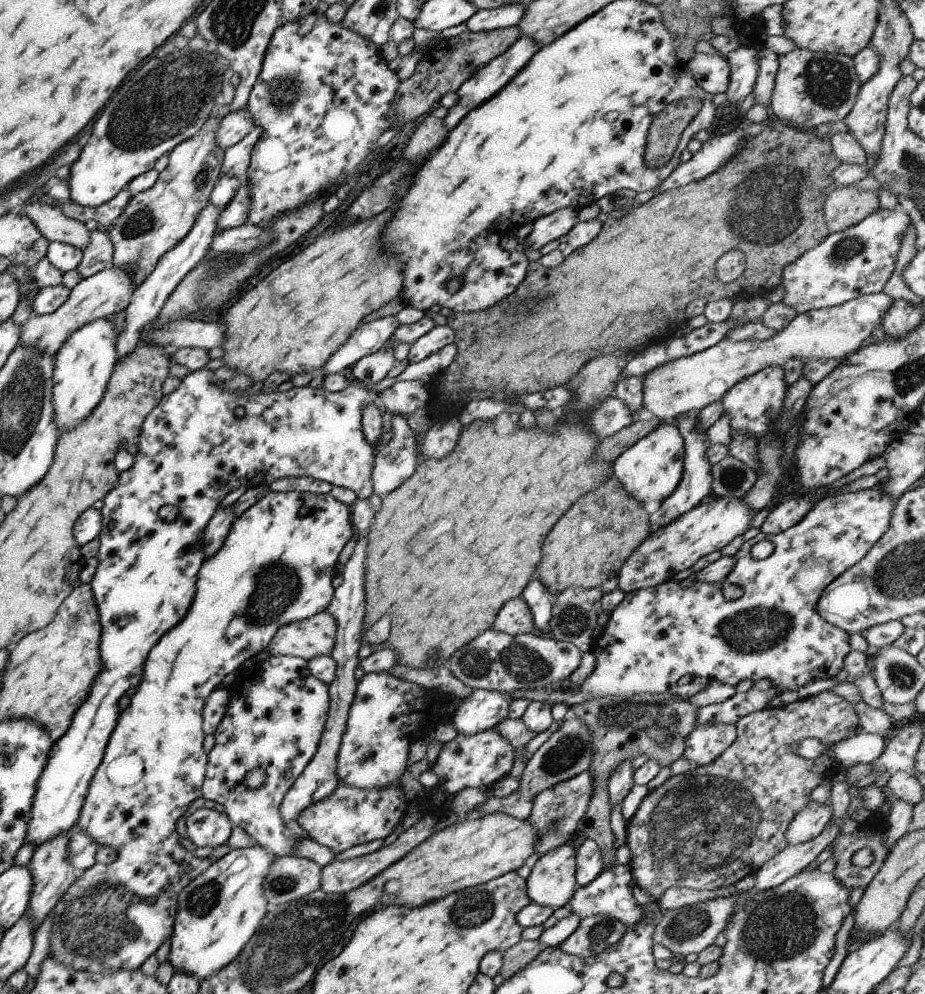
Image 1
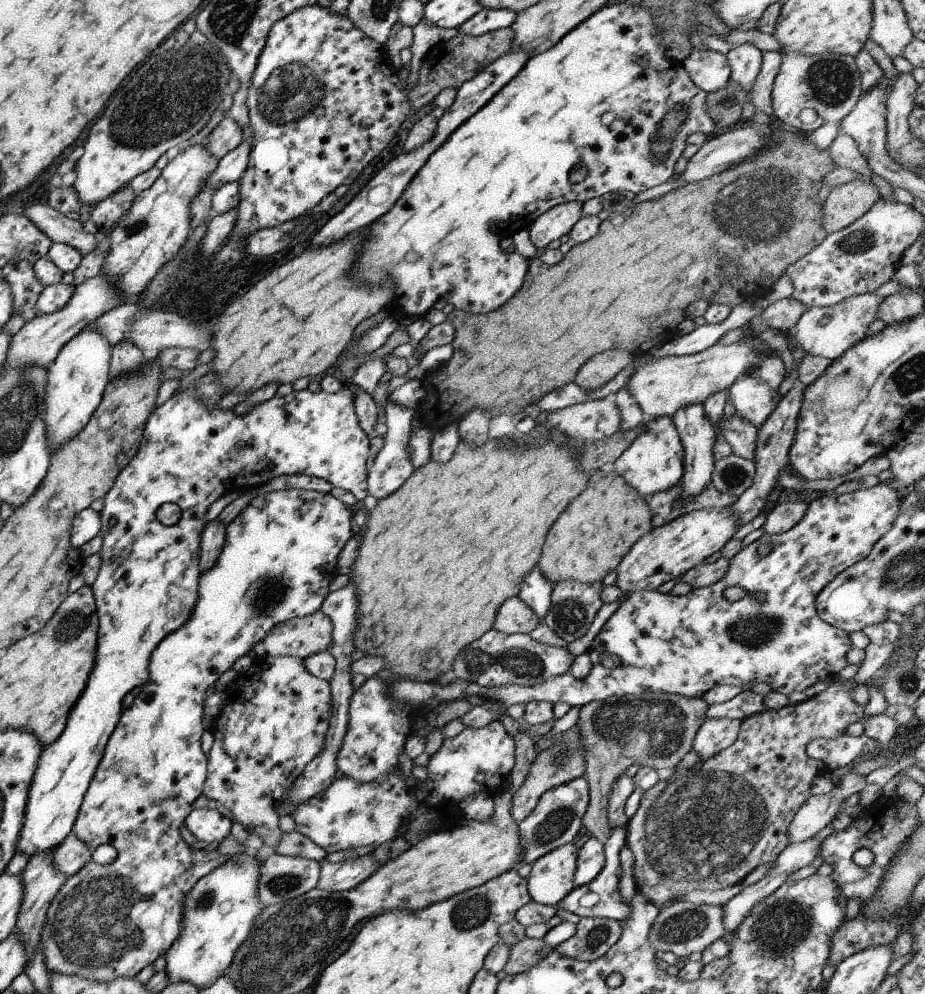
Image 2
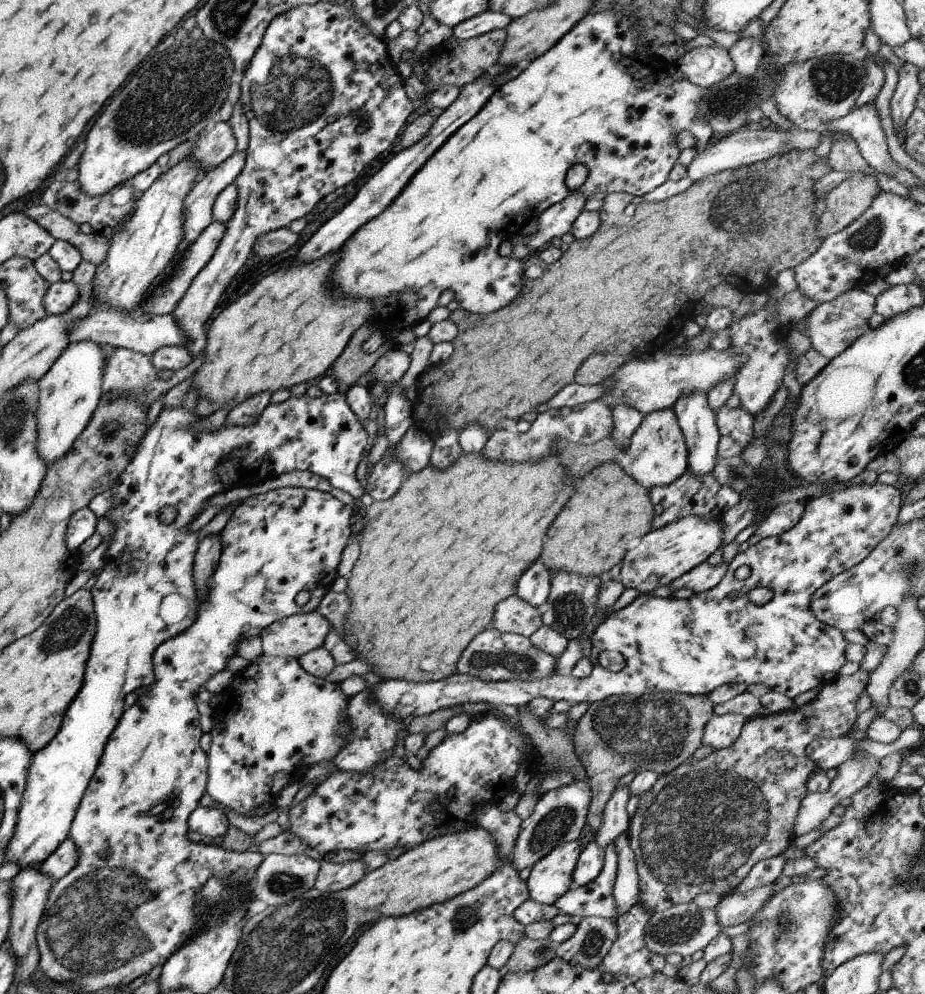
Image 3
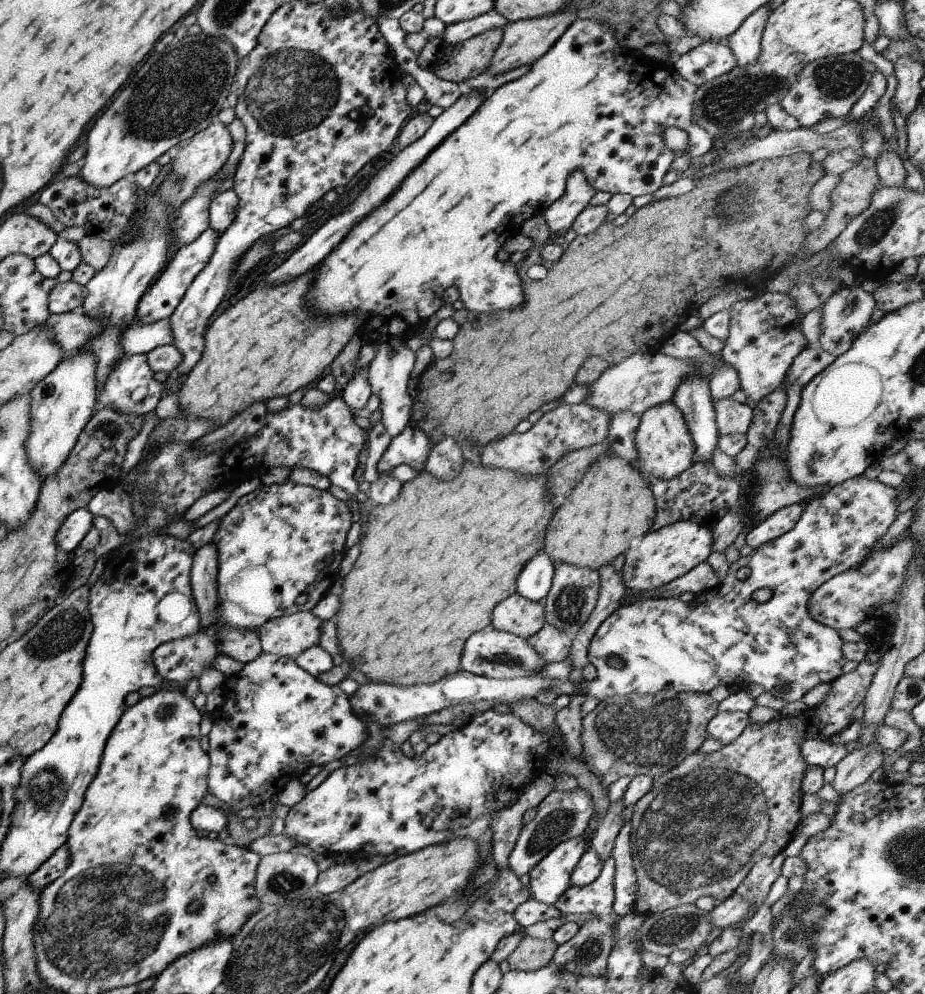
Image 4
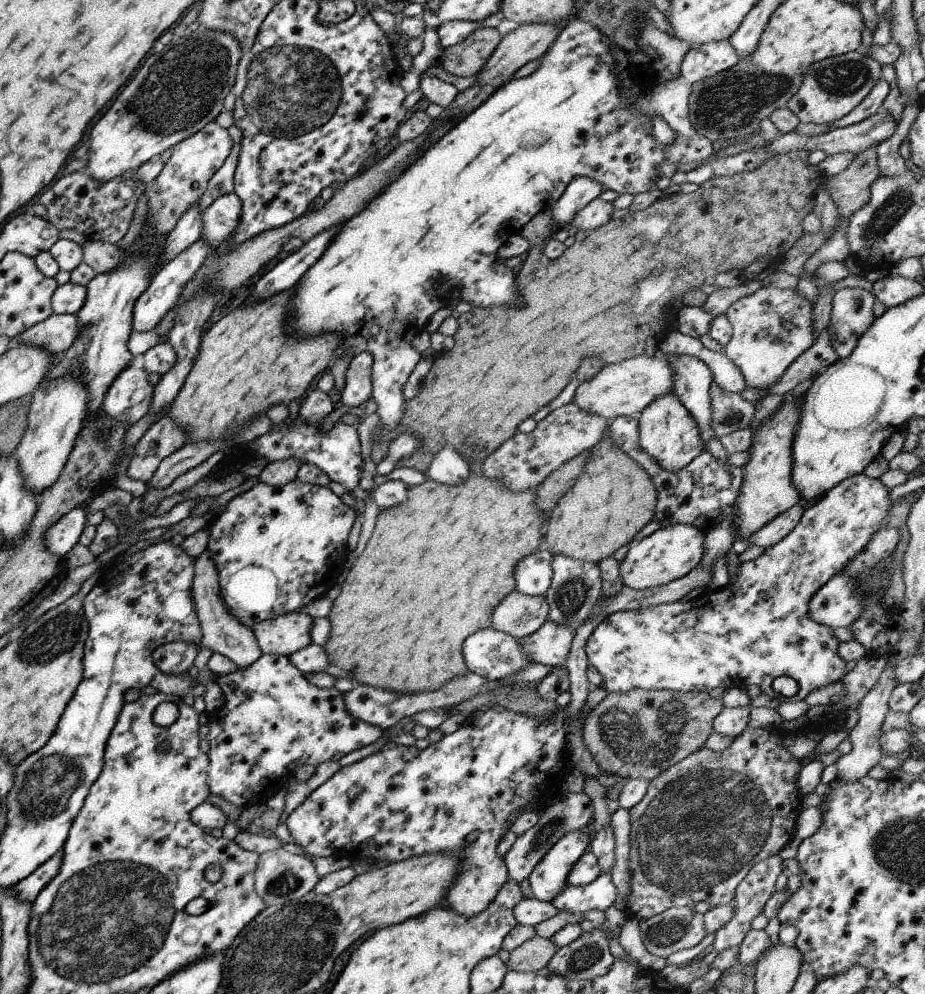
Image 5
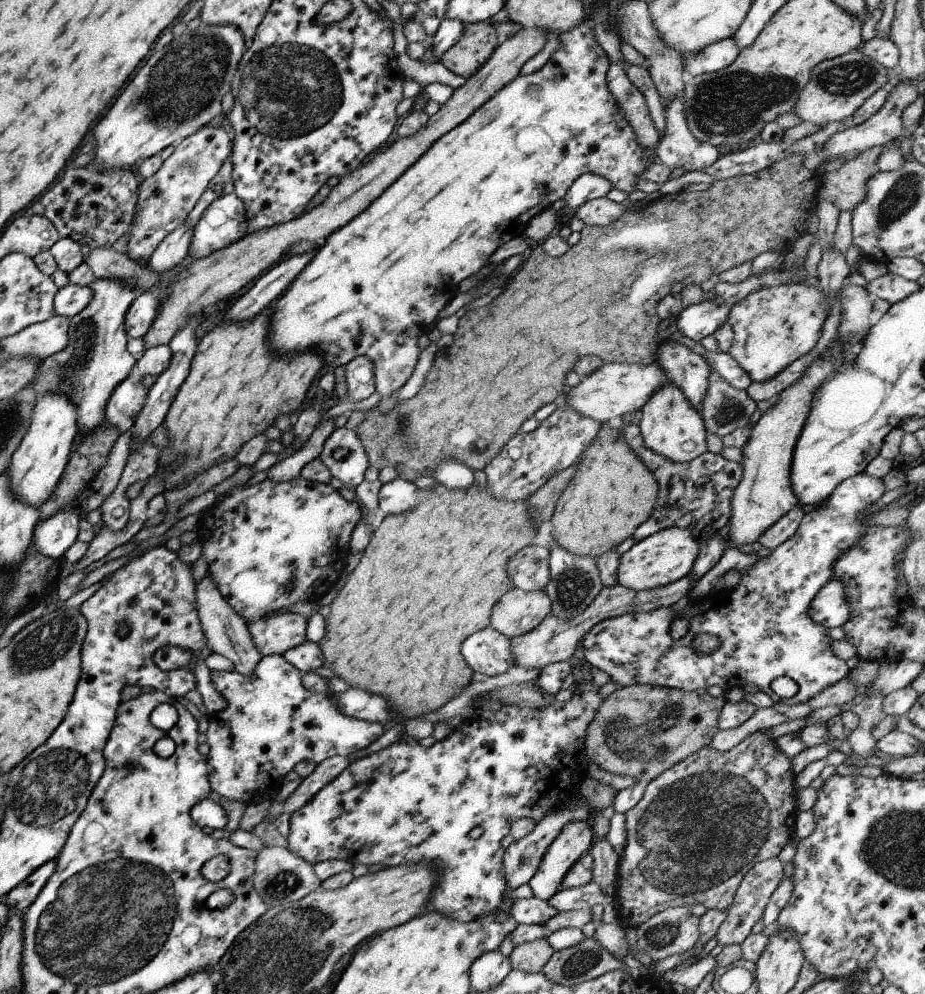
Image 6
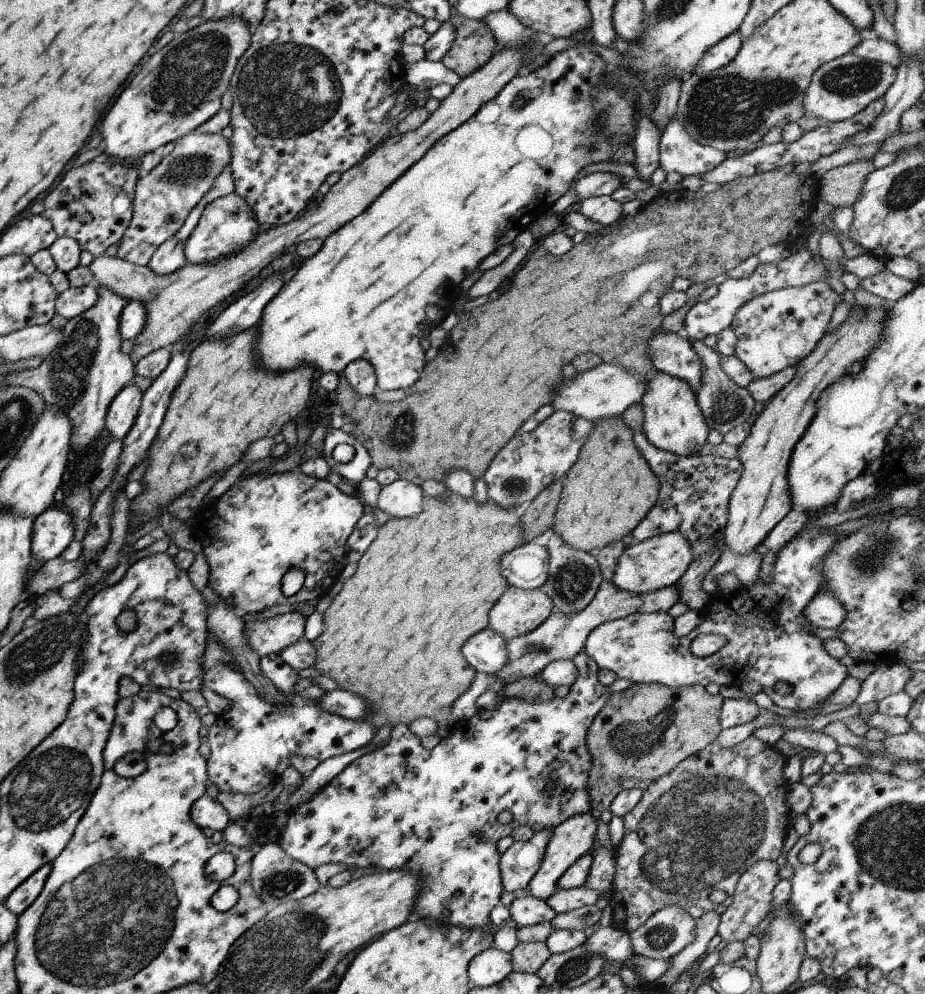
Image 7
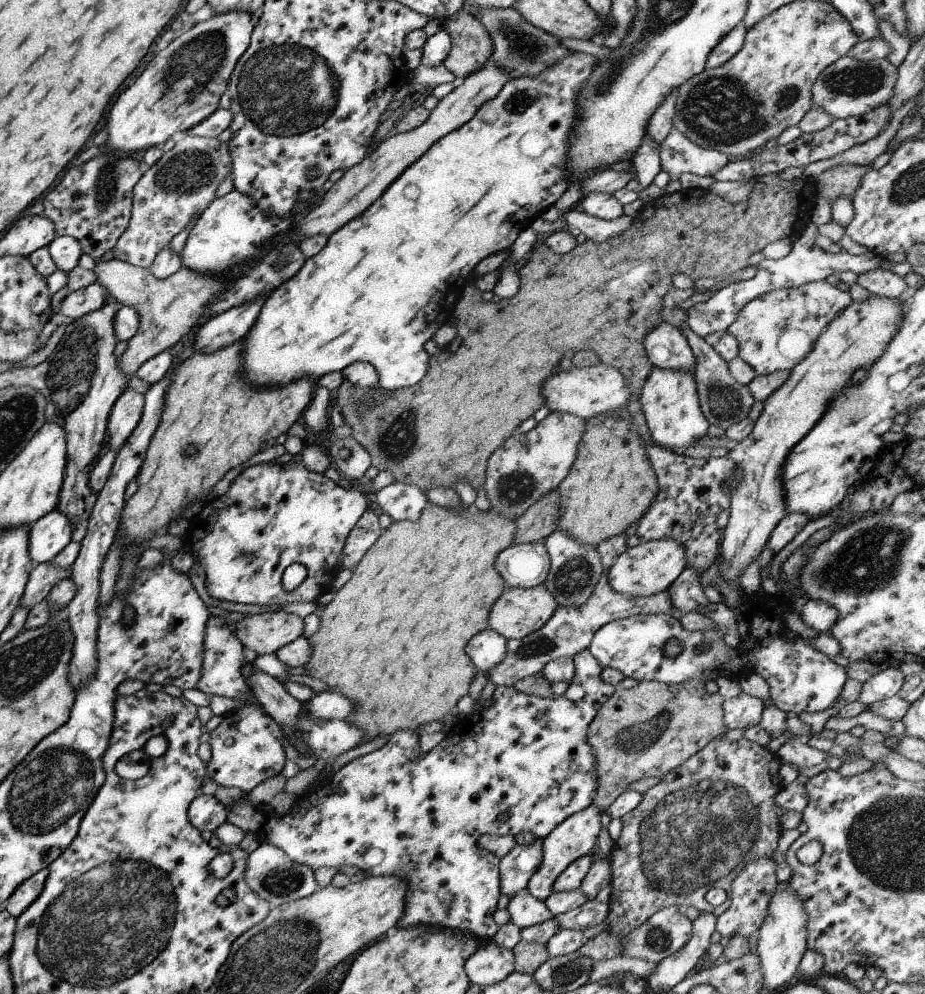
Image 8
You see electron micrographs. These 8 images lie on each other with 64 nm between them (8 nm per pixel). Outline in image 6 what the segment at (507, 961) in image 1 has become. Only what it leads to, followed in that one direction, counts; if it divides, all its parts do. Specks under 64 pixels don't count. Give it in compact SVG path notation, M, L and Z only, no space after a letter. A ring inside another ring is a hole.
M539 938L514 946L508 956L510 969L525 973L537 973L549 961L553 948L547 943L546 938Z

